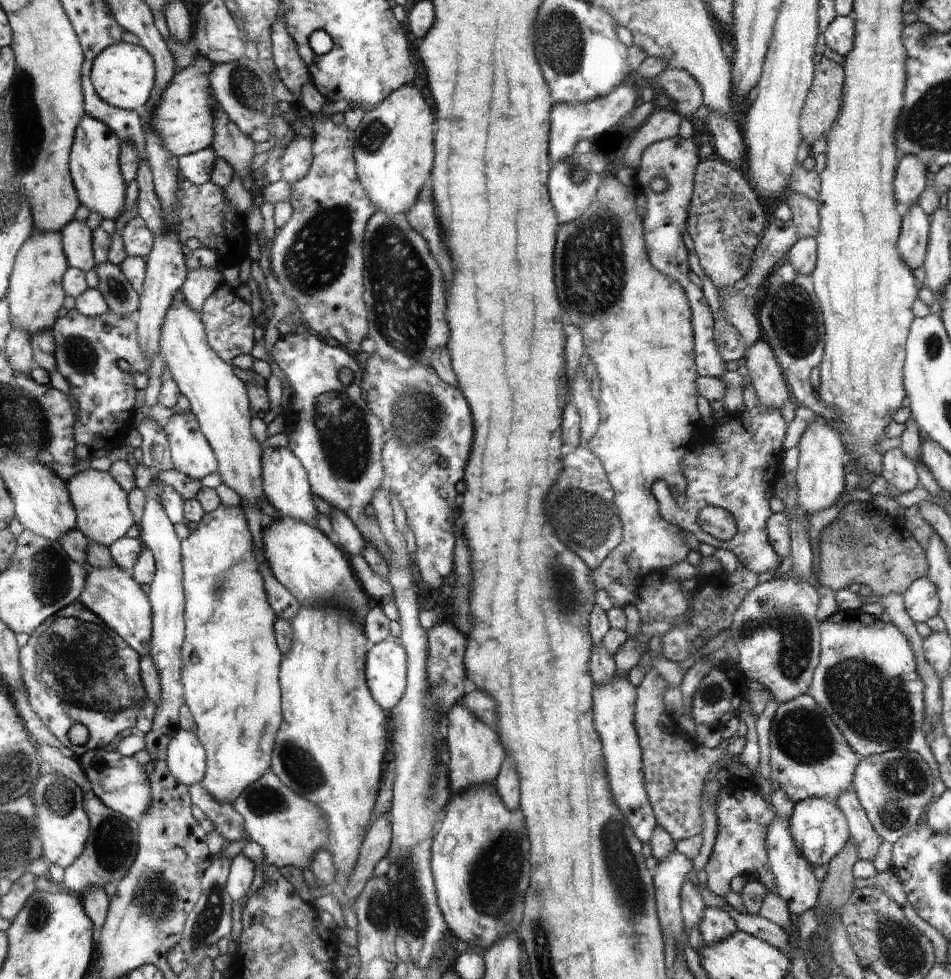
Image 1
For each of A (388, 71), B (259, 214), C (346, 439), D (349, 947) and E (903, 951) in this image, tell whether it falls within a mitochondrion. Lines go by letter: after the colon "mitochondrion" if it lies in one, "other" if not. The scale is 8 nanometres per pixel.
A: other
B: other
C: mitochondrion
D: other
E: mitochondrion

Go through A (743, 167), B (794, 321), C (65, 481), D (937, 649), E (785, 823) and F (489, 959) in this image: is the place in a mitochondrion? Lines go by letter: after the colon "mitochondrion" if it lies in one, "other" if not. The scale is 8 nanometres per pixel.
A: other
B: mitochondrion
C: other
D: other
E: other
F: other

